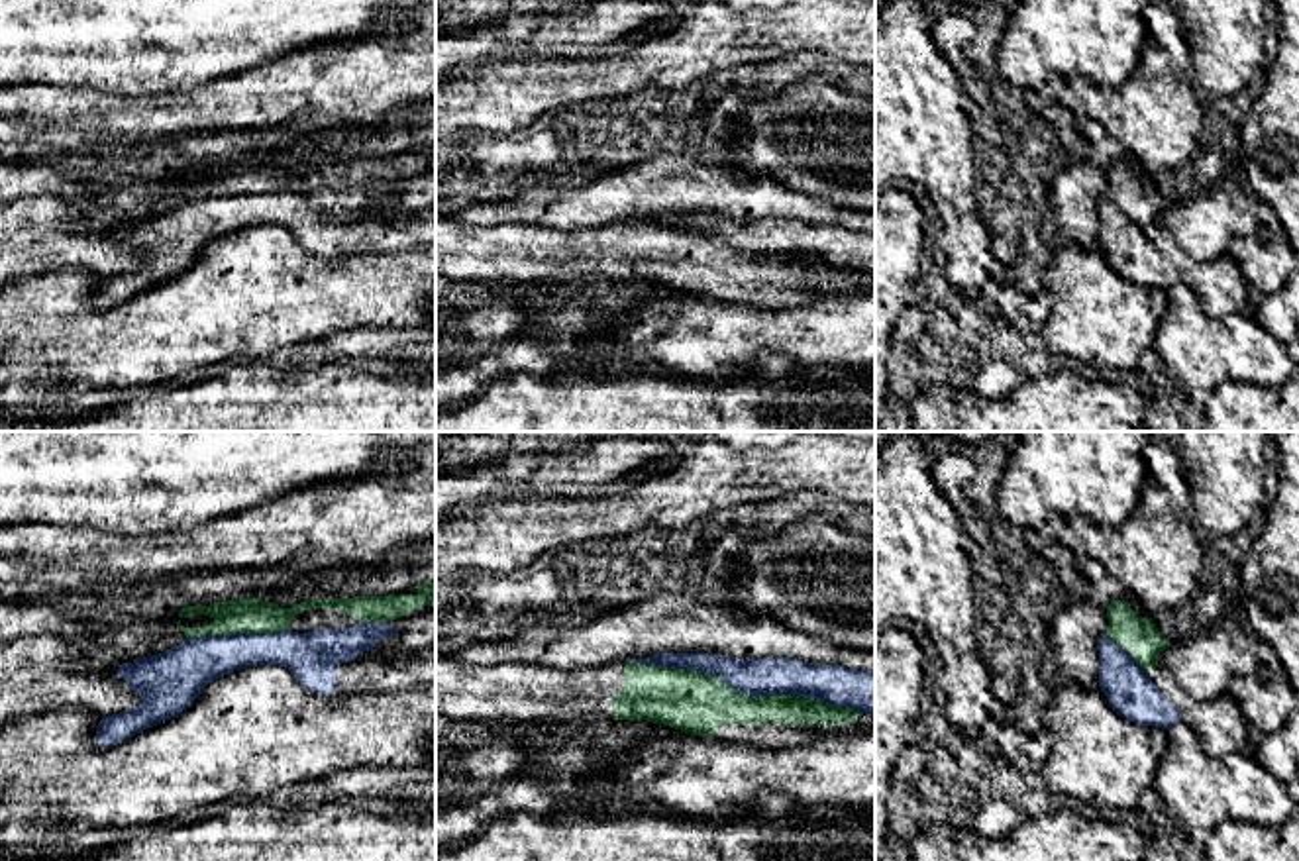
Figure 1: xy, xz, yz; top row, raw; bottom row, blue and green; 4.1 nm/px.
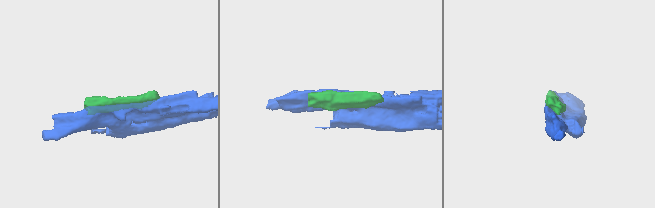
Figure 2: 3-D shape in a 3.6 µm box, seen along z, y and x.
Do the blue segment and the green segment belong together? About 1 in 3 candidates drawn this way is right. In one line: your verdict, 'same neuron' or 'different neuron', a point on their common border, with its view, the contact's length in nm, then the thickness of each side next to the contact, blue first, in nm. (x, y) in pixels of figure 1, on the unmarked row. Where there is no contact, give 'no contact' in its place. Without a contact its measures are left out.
different neuron | xz (746, 253) | 1000 nm | 160/260 nm

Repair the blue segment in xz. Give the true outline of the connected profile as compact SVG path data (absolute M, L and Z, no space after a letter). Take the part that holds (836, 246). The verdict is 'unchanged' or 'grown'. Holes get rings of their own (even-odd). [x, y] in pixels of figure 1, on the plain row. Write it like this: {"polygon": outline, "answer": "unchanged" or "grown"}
{"polygon": "M655 214L626 220L657 228L693 229L720 237L728 247L750 257L793 255L824 261L832 267L857 269L875 279L875 231L844 226L805 224L791 218L736 220L714 214Z", "answer": "unchanged"}

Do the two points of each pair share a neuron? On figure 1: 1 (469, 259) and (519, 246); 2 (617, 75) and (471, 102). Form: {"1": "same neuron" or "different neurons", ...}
{"1": "same neuron", "2": "same neuron"}

